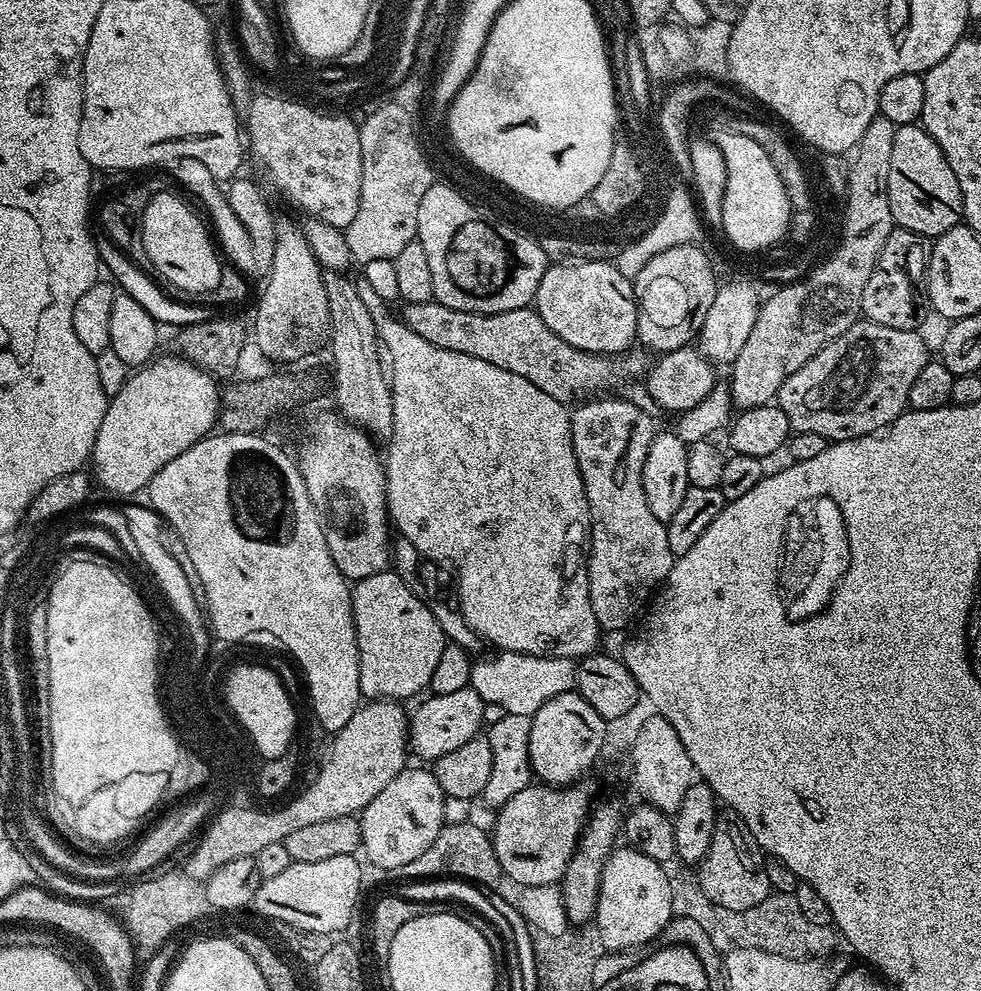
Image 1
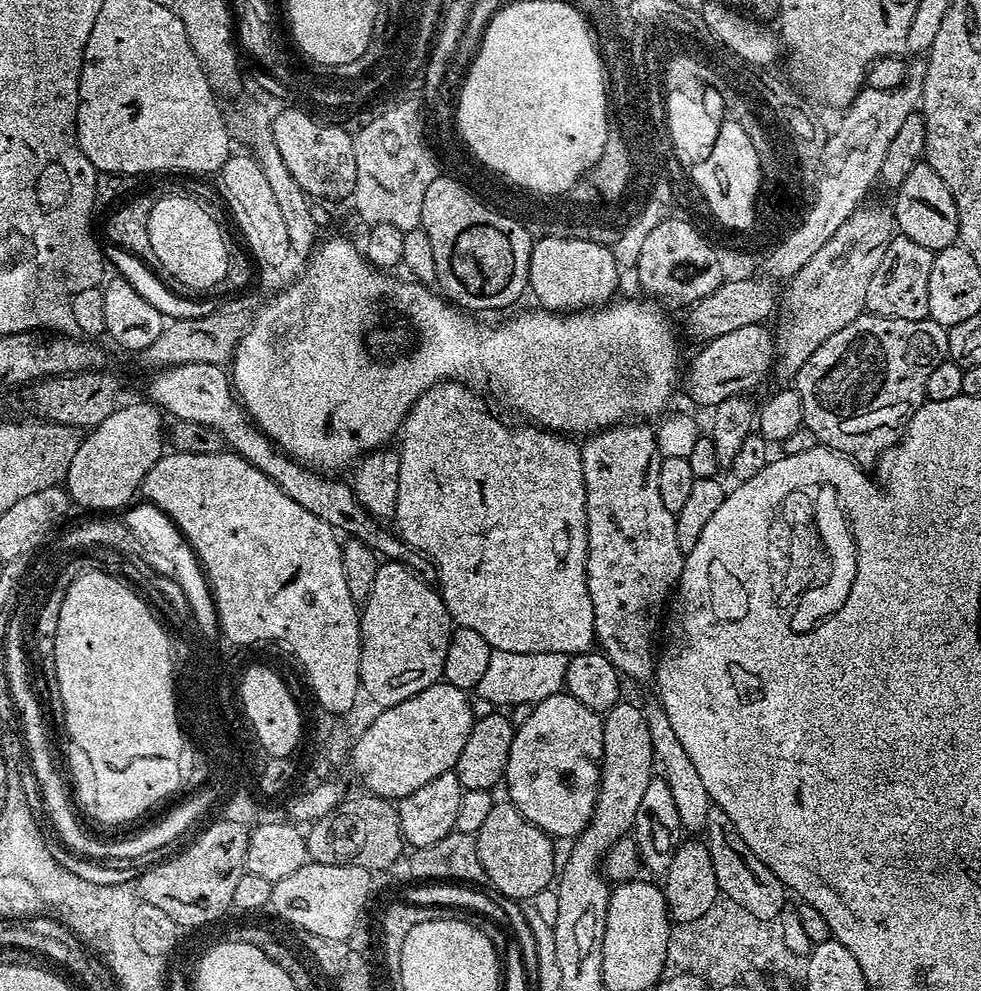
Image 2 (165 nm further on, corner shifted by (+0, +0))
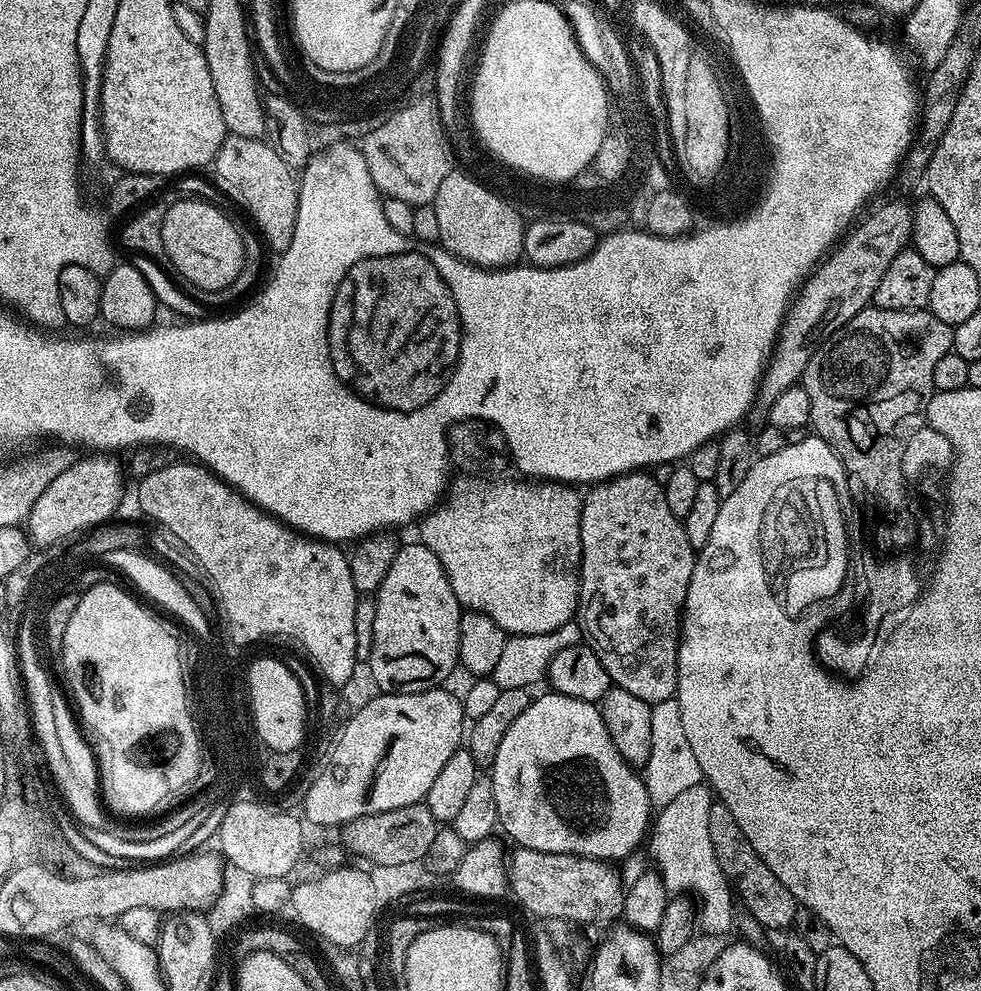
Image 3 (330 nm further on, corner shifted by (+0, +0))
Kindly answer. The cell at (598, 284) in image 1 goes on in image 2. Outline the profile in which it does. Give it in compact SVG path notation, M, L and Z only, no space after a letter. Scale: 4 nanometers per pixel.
M541 235L533 243L530 254L528 288L536 295L541 309L561 314L583 312L607 305L617 295L620 275L622 269L609 245L582 238Z

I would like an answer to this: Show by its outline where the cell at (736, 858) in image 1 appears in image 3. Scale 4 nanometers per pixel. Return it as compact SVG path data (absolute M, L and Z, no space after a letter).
M719 802L713 803L710 810L709 838L713 842L718 866L724 871L739 903L741 905L744 903L743 911L756 919L764 930L791 929L798 907L796 899L790 894L790 890L786 890L786 886L782 886L782 882L778 882L778 878L774 878L770 866L766 866L762 858L758 858L754 846L746 842L746 834L742 834L742 826L734 822L734 814L730 814L728 807Z

